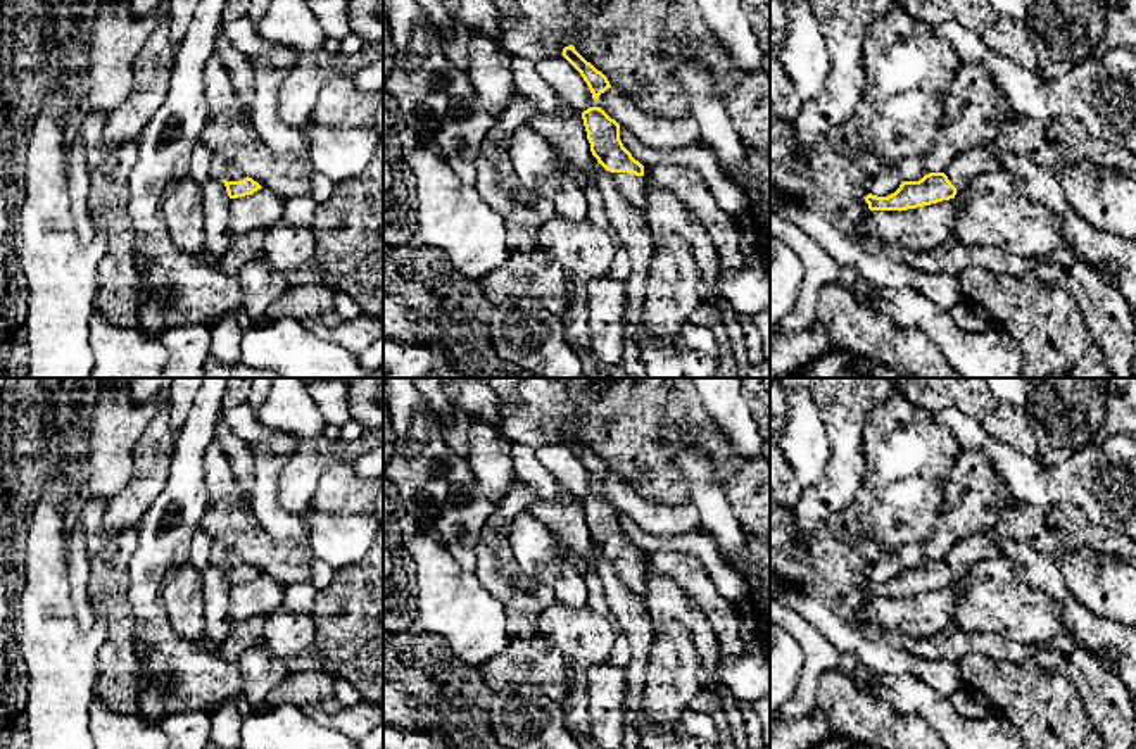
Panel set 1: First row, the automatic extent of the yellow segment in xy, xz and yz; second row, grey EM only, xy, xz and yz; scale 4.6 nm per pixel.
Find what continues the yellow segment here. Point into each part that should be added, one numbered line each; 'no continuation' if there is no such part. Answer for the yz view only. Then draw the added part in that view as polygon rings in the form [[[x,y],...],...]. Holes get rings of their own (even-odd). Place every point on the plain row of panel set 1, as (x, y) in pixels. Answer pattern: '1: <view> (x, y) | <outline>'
1: yz (978, 547) | [[[993,530],[958,540],[944,561],[956,576],[962,576],[975,563],[1003,556],[1001,538],[1003,537]]]

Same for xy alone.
1: xy (220, 554) | [[[224,544],[212,545],[211,561],[212,564],[226,568],[240,568],[247,564],[235,551],[228,549]]]

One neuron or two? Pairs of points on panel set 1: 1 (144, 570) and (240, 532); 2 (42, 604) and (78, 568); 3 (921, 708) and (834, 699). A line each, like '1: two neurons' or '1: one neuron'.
1: two neurons
2: two neurons
3: two neurons

